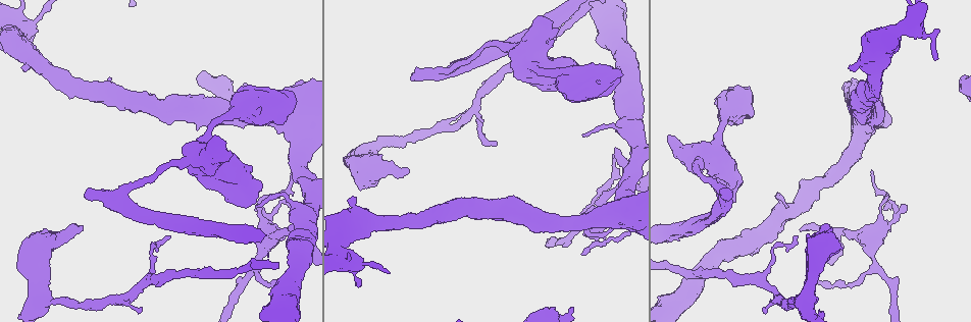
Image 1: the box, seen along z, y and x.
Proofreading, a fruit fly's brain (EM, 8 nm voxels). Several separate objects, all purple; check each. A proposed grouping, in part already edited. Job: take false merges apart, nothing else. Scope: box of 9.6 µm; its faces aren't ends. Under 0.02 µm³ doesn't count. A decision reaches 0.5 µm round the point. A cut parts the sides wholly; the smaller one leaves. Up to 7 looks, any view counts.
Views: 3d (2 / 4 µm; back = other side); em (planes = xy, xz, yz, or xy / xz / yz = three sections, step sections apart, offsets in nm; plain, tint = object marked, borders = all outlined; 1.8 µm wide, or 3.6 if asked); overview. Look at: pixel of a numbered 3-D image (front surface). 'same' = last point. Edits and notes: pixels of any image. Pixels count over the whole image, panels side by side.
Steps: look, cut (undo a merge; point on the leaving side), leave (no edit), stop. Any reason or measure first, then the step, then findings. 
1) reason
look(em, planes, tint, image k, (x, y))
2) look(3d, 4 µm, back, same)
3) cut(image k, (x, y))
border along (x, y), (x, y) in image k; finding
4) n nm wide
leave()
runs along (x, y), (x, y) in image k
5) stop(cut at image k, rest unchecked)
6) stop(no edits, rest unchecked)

thick turns thin
look(em, planes, tint, image 1, (525, 63))

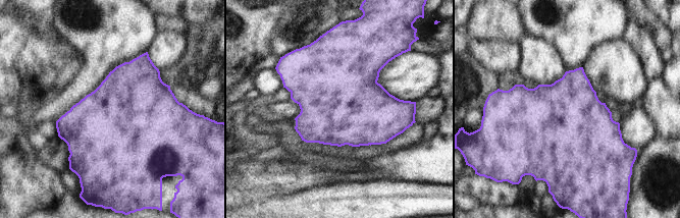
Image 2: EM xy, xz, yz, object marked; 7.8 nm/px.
650 nm wide
leave()
all the same cell

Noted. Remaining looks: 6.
a fork
look(3d, 2 µm, image 1, (125, 192))

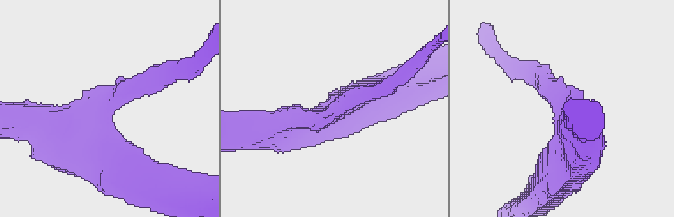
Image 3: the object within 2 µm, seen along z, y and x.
3 arms; arms of 170, 300, 340 nm
look(em, planes, plain, image 3, (332, 113))

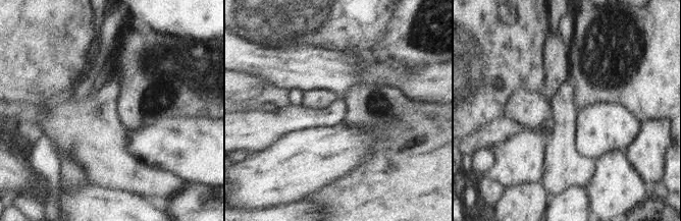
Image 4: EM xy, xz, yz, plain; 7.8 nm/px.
with the object marked
look(em, planes, tint, same)

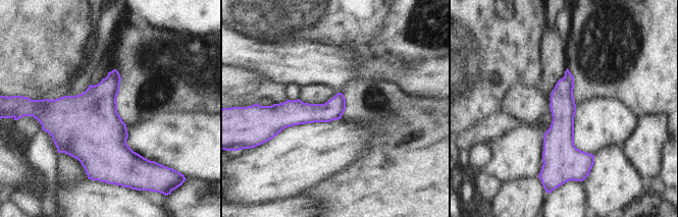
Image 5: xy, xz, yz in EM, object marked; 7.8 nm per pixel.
160 nm wide
leave()
runs along (567, 73), (559, 169) in image 5; continuous, no second cell

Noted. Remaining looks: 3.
thick turns thin
look(3d, 4 µm, image 1, (896, 218))

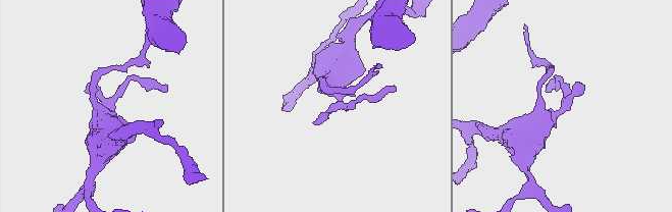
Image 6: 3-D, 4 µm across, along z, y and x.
shape alone is not enough
look(em, planes, tint, image 6, (565, 102))

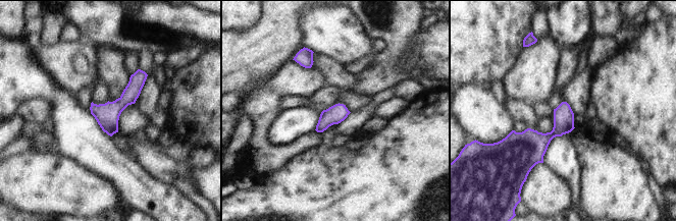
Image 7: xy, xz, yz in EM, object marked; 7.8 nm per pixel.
leave()
runs along (142, 73), (110, 114), (110, 132) in image 7; one cell here

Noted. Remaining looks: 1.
stop(no edits, rest unchecked)

